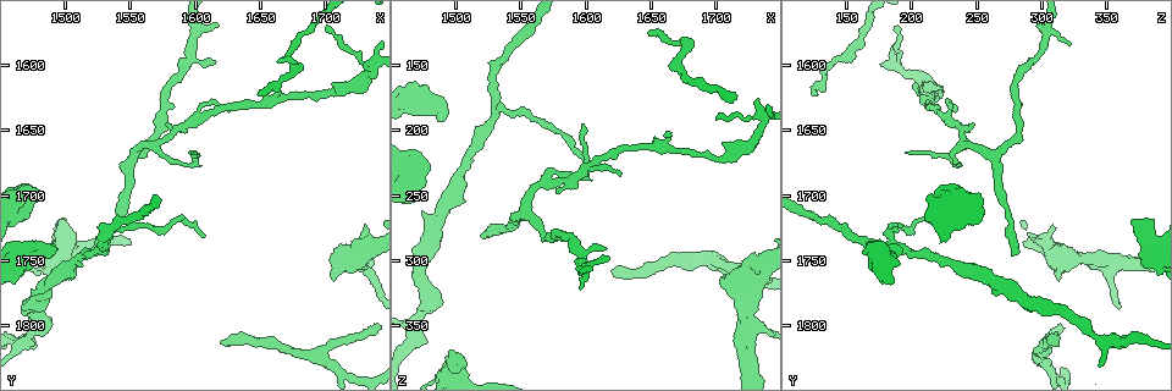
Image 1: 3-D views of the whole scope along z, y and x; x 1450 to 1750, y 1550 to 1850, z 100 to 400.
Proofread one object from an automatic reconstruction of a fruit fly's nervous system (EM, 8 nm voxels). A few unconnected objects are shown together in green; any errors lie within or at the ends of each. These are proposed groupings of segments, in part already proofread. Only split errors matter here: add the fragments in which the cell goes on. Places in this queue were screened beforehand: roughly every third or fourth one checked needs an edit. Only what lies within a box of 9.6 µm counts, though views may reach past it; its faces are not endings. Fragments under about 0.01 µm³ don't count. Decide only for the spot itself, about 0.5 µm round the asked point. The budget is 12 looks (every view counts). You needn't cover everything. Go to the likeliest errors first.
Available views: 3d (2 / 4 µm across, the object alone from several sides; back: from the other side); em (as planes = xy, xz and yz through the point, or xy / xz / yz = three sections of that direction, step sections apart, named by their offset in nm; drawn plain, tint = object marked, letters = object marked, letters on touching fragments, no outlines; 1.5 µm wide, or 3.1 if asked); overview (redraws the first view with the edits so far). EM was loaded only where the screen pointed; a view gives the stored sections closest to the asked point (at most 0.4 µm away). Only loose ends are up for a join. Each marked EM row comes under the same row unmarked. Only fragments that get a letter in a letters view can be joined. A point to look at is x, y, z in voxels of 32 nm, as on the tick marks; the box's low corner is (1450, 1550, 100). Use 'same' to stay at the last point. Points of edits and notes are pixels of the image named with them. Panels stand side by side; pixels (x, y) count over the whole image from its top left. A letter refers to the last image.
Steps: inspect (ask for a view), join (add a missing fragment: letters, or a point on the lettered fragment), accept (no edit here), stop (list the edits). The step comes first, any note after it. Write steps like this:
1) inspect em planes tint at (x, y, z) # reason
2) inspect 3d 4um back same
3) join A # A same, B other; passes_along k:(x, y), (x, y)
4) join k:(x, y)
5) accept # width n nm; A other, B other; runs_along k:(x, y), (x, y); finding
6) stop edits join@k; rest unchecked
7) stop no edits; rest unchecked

inspect em xy step 4 letters at (1520, 1744, 282) # long arm stops here

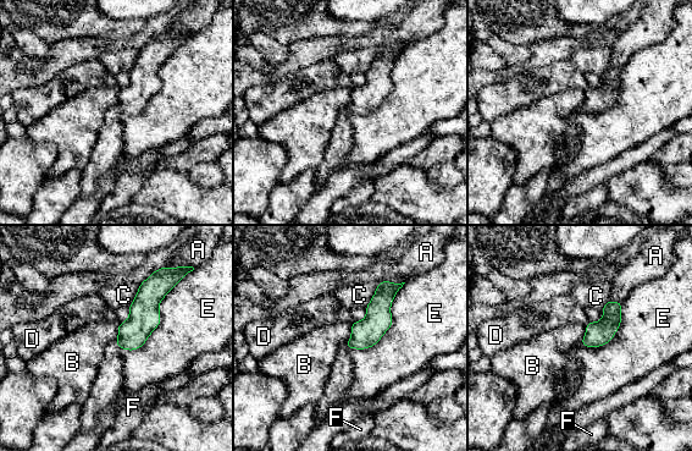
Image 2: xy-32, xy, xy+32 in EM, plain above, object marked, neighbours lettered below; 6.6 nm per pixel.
accept # longest_contact E 600 nm; A other, B other, C other, D other, E other, F other; none of them fits

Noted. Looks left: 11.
inspect em xz step 4 letters at (1620, 1810, 308) # branch stops here

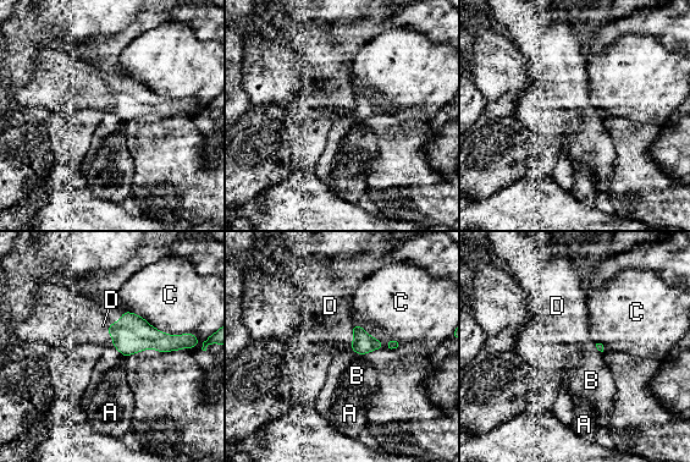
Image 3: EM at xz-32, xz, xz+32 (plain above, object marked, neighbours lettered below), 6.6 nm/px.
accept # width 150 nm; A other, B other, C other, D other; border 3:(109, 324), (111, 344); no lettered fragment goes on from it

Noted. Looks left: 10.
inspect 3d 4um at (1488, 1740, 192) # an open end

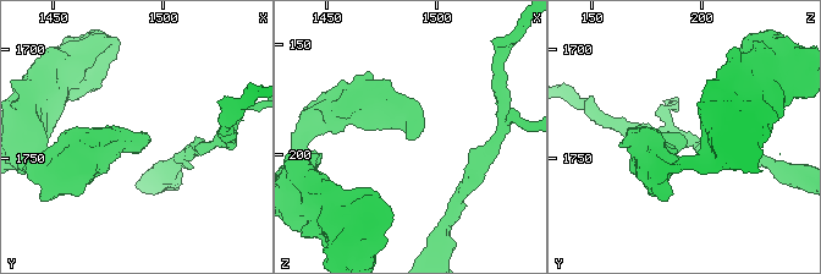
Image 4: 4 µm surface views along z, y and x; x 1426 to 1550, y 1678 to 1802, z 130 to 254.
inspect em xz step 8 letters at (1487, 1741, 191) # need the tissue

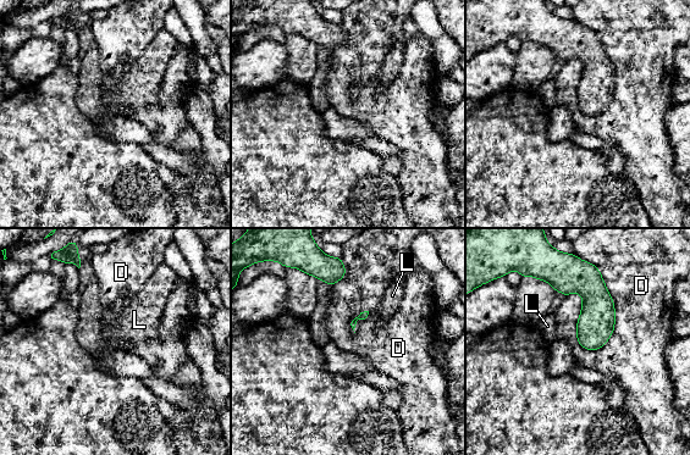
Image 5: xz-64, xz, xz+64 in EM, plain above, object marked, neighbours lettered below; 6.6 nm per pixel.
accept # D other, L other; border 5:(585, 261), (614, 310), (597, 350); no lettered fragment goes on from it

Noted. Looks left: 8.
inspect em planes letters at (1476, 1694, 226) # thick end

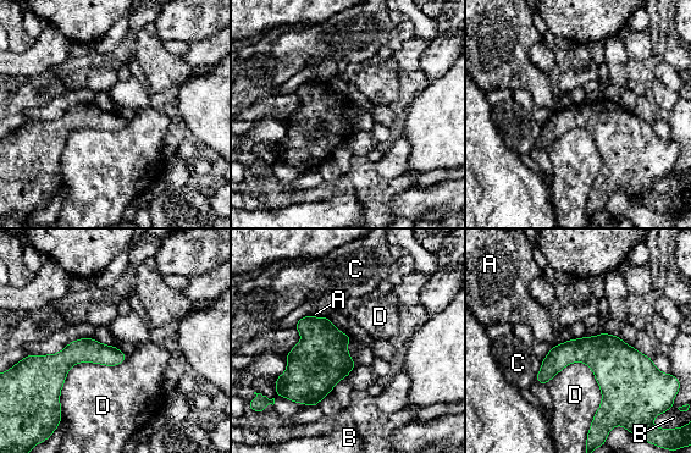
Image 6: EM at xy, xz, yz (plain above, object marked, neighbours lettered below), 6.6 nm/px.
accept # A other, B other, C other, D other; border 6:(571, 362), (601, 391), (590, 427); none of them fits

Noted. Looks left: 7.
inspect em xz step 8 tint at (1596, 1668, 194) # thin end

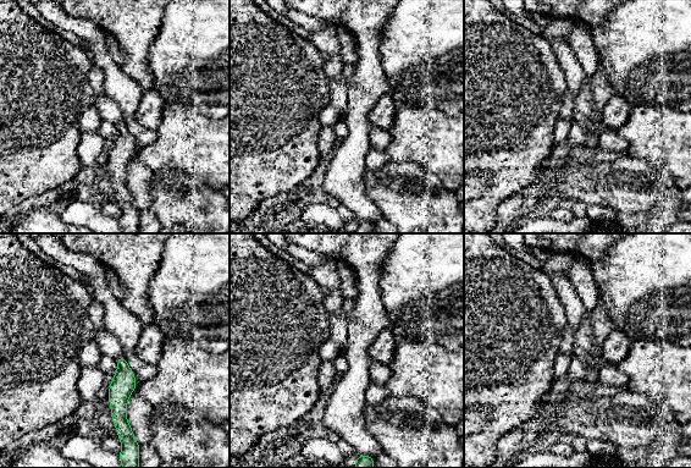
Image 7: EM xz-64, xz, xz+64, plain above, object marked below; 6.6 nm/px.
inspect em planes letters same # another direction

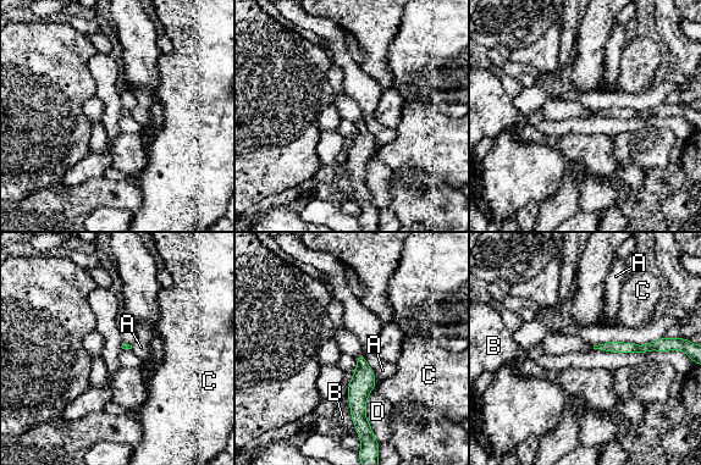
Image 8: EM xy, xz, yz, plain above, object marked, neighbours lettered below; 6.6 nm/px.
accept # A other, B other, C other, D other; no lettered fragment goes on from it

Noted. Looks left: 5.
stop no edits; rest unchecked

